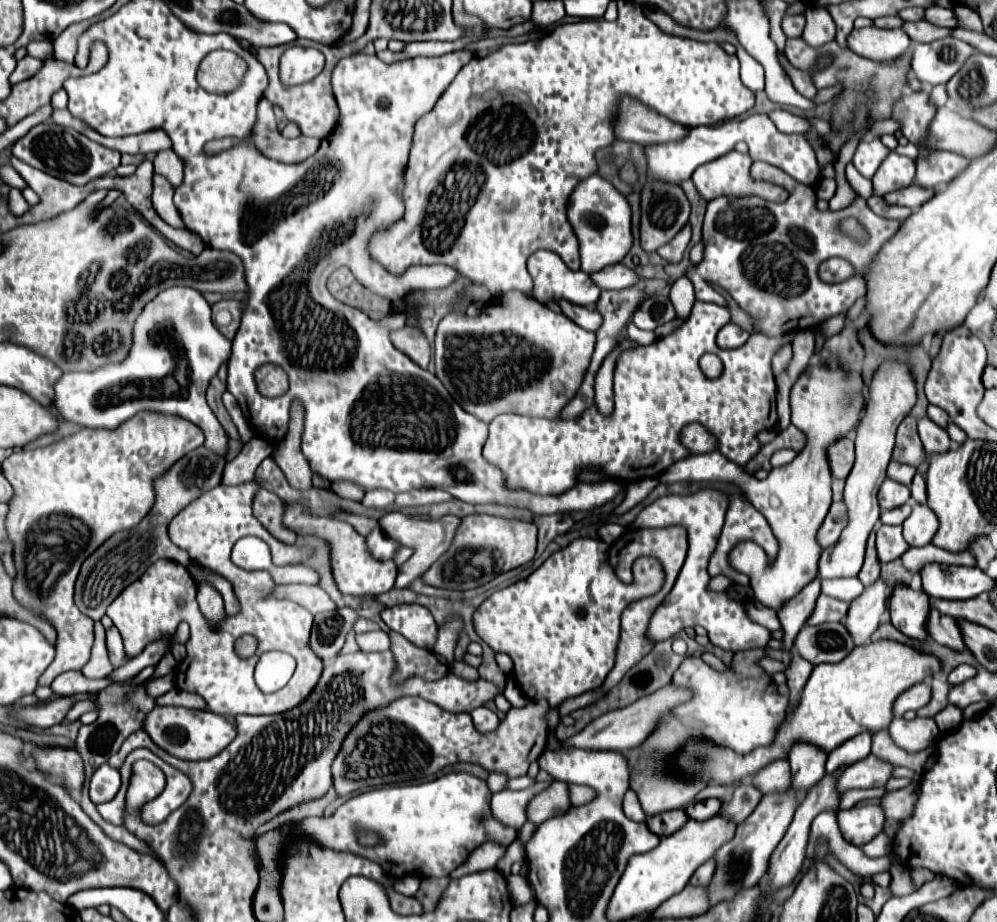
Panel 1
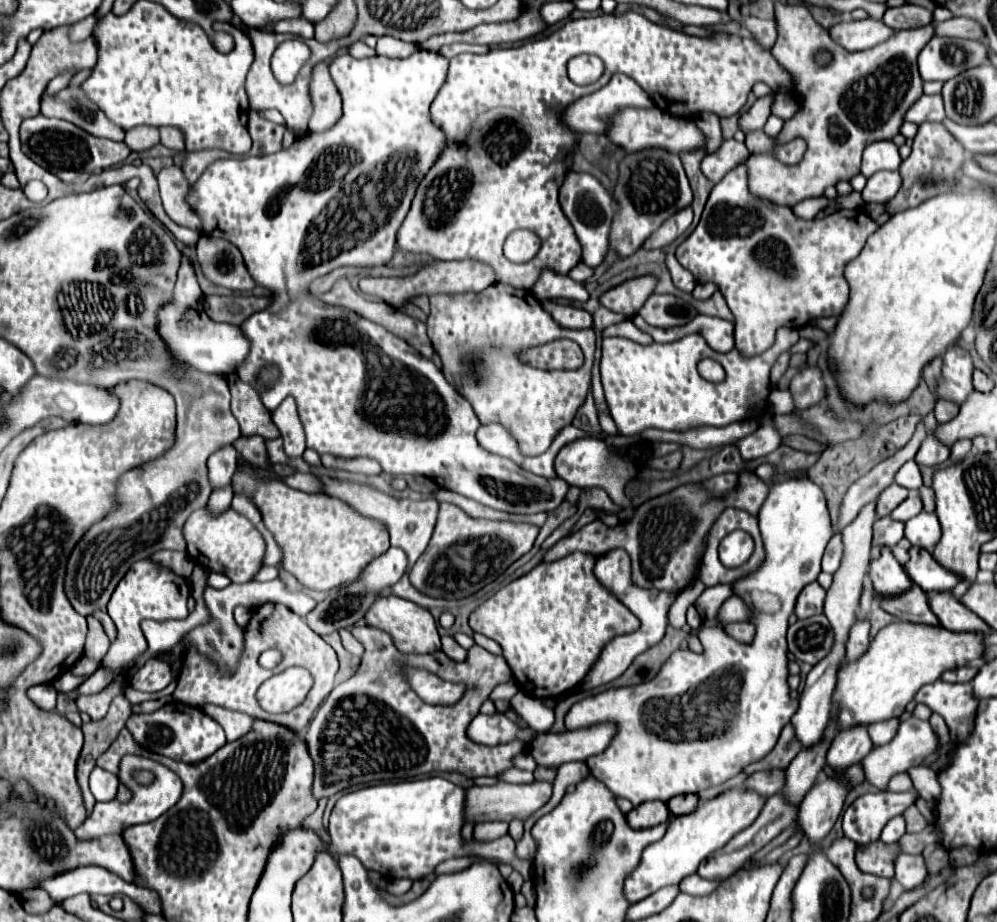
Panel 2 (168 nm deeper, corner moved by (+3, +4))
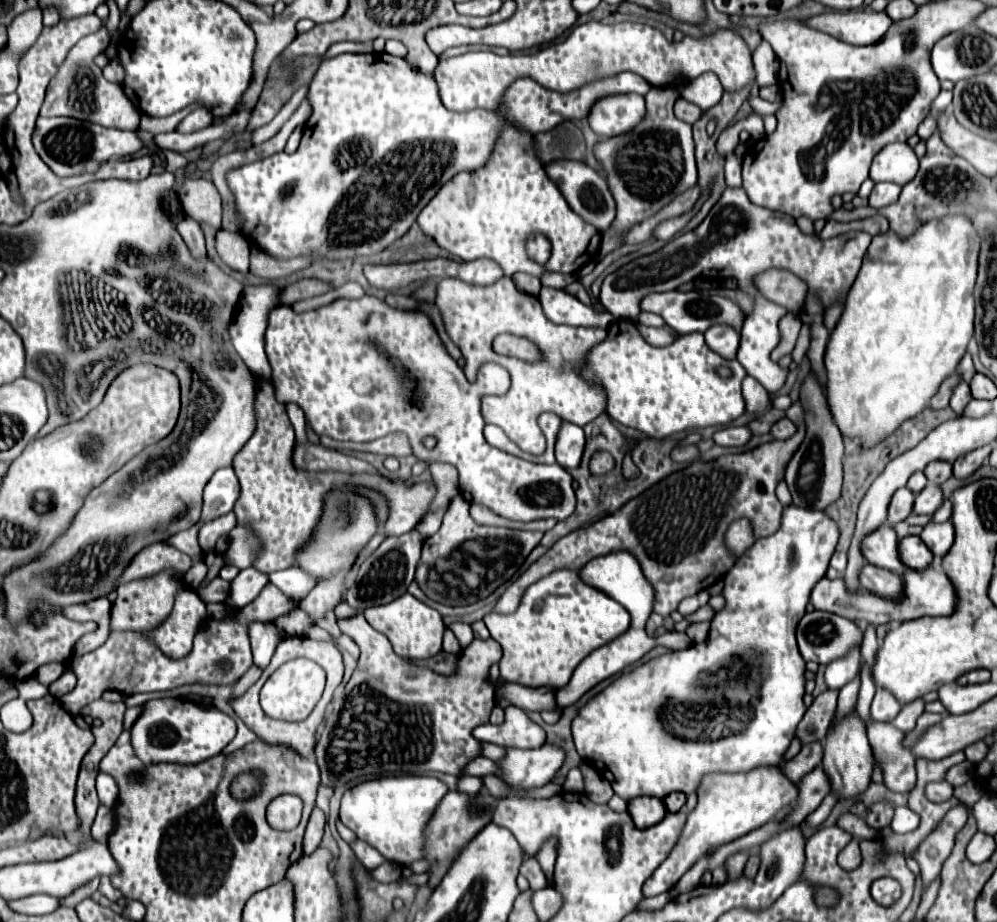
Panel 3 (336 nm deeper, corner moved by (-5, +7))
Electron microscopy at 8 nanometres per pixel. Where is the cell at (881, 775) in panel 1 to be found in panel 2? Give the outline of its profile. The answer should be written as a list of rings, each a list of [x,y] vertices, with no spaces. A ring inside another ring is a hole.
[[[910,717],[906,721],[902,721],[900,729],[898,729],[898,735],[882,745],[882,747],[876,747],[868,753],[866,759],[862,759],[862,765],[864,765],[864,773],[866,773],[866,781],[876,785],[878,789],[886,789],[888,781],[892,775],[896,773],[904,773],[912,767],[918,767],[924,763],[926,757],[930,757],[932,753],[936,753],[940,749],[940,739],[938,735],[932,731],[930,723],[928,721],[922,721],[922,719],[916,719],[916,717]]]

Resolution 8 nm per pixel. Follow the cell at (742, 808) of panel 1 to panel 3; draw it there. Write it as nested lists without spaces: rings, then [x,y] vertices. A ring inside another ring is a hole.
[[[814,742],[814,744],[802,746],[802,750],[792,760],[788,760],[780,770],[790,782],[796,784],[798,778],[806,776],[810,770],[820,766],[820,762],[822,762],[822,744]]]

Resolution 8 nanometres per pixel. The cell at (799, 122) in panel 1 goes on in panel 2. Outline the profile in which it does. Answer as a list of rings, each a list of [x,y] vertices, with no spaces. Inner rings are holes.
[[[770,115],[770,117],[768,117],[768,121],[766,121],[766,125],[764,125],[764,133],[766,133],[766,135],[770,135],[770,137],[776,137],[776,135],[780,133],[782,125],[784,125],[784,121],[782,121],[780,117]]]

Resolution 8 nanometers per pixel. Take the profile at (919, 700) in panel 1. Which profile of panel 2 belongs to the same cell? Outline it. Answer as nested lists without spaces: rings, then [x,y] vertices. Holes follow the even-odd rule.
[[[938,679],[936,683],[924,685],[914,699],[918,703],[928,705],[934,713],[940,713],[944,717],[950,732],[950,747],[955,748],[959,743],[964,743],[966,737],[972,733],[980,699],[974,697],[970,683],[952,685]]]

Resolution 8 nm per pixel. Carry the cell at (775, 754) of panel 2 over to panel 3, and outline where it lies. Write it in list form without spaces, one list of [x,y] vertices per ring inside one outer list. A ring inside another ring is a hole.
[[[826,690],[818,698],[814,698],[812,706],[806,710],[796,730],[796,738],[802,742],[802,746],[812,742],[822,742],[826,738],[828,726],[836,710],[836,698],[838,698],[838,692],[832,692],[832,690]]]

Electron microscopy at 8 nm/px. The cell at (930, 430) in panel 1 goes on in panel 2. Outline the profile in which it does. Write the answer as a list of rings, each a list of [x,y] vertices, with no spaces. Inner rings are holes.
[[[928,431],[926,441],[916,453],[916,463],[920,467],[936,467],[936,465],[942,465],[948,457],[950,457],[950,449],[946,445],[940,445],[938,439],[932,437],[932,431]]]

